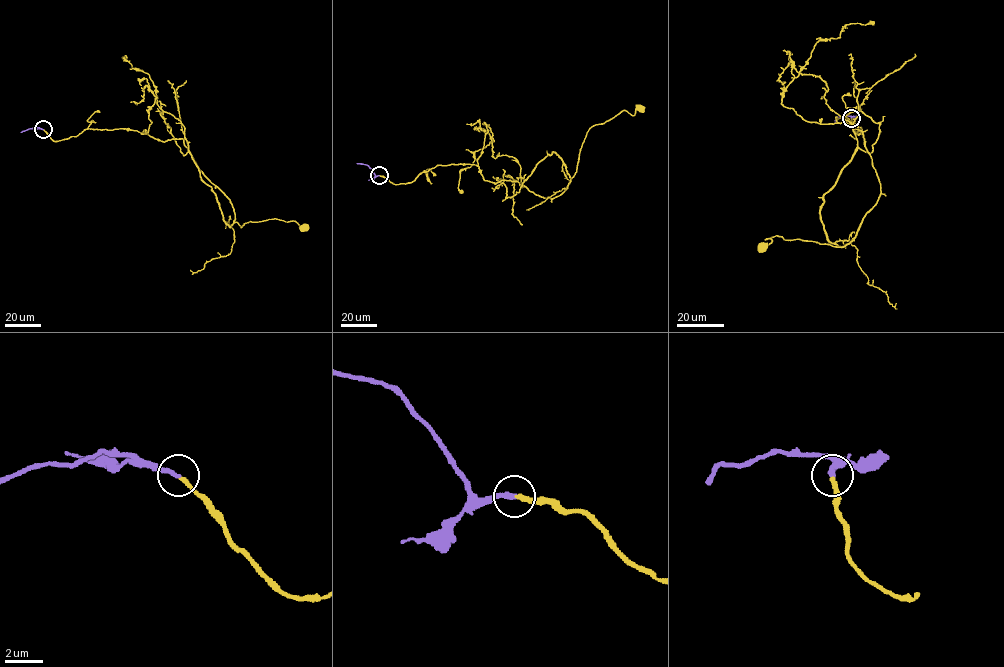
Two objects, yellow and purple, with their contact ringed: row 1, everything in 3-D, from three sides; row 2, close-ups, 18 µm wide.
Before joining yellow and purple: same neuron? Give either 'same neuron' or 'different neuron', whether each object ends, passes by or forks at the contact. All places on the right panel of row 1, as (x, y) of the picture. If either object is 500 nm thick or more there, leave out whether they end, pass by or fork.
same neuron; yellow ends; purple ends

